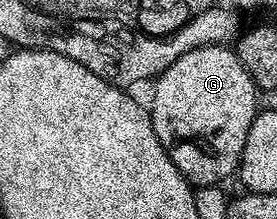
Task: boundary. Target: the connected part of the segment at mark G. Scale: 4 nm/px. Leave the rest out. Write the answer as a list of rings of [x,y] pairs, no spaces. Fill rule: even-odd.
[[[227,45],[193,49],[177,57],[177,61],[154,80],[153,87],[155,96],[149,102],[149,114],[157,133],[157,141],[161,141],[165,153],[169,153],[173,165],[177,165],[192,188],[214,187],[222,184],[222,179],[227,179],[230,175],[232,178],[239,170],[247,134],[257,114],[255,82],[249,77],[245,65],[241,65],[241,61],[235,56],[234,50]]]

